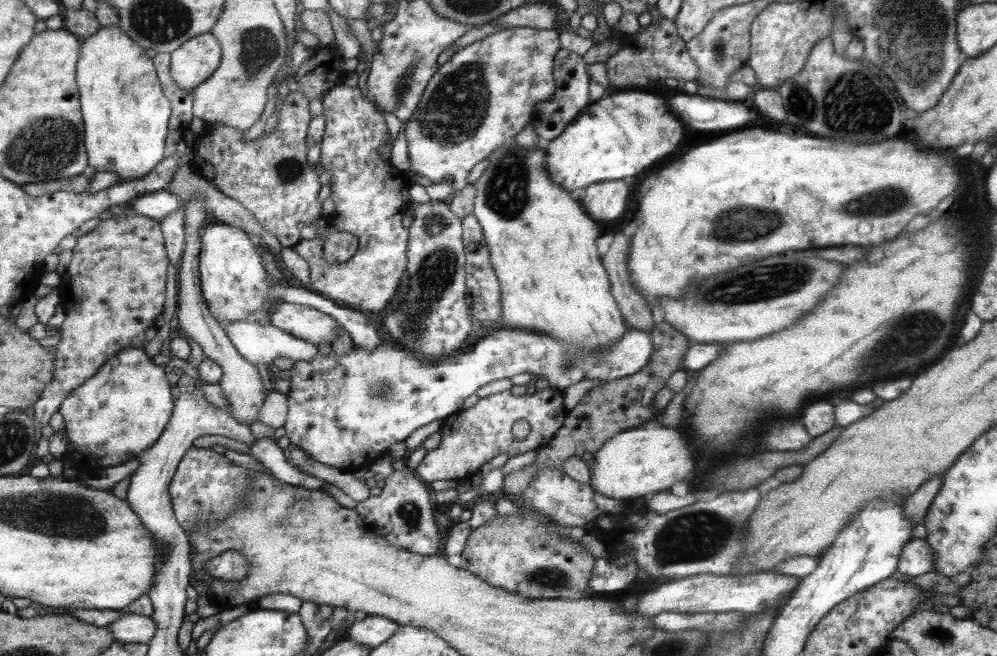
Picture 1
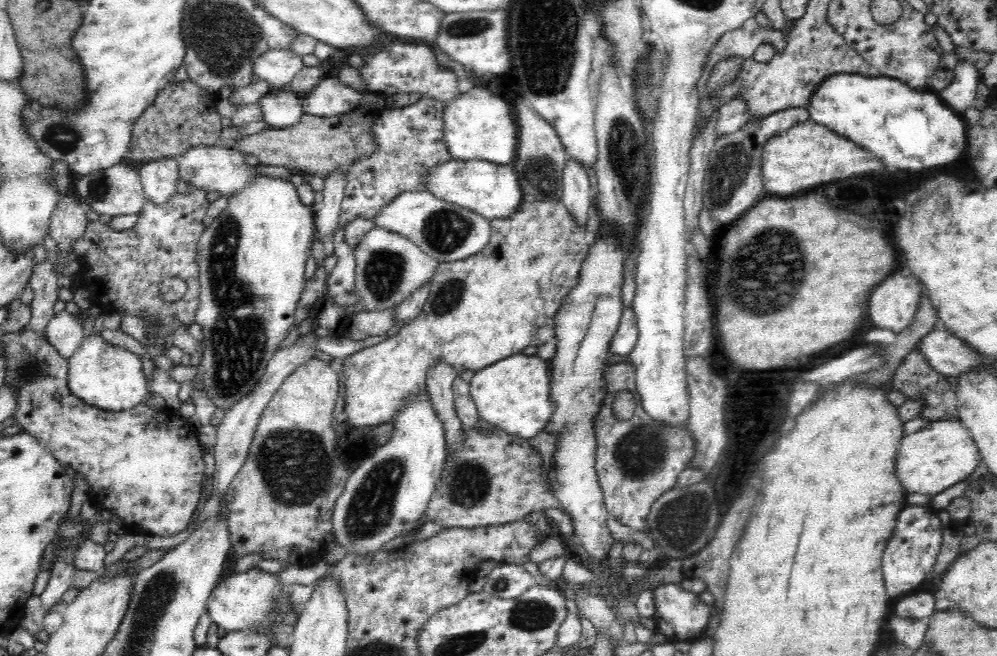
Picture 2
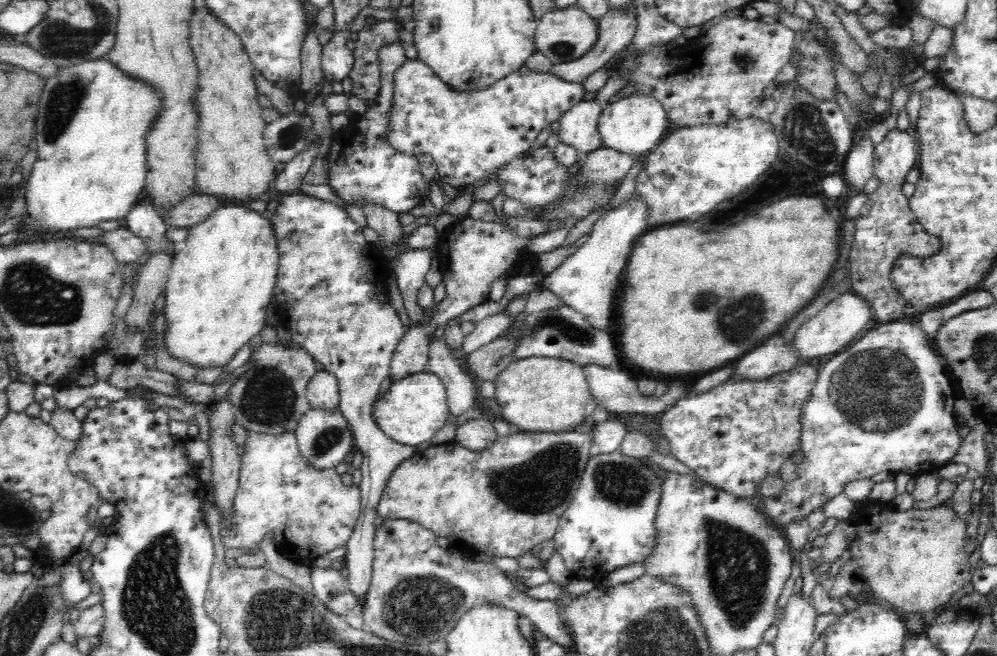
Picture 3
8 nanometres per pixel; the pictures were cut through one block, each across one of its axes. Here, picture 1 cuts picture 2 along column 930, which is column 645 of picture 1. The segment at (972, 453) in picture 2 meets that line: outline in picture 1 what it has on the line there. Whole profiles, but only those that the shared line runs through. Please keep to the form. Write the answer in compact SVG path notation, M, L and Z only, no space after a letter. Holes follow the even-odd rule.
M653 420L617 434L593 453L595 459L590 466L589 484L596 488L596 492L617 501L633 500L668 490L674 482L686 480L696 466L696 460L692 462L692 448L688 440L680 428L665 427Z

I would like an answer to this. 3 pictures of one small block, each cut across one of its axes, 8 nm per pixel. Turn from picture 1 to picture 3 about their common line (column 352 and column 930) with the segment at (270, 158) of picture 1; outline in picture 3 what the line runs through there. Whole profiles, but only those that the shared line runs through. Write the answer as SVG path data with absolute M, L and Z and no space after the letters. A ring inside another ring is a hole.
M897 128L890 130L882 142L877 144L874 149L874 177L880 180L881 184L875 191L869 194L866 204L862 206L856 221L856 238L854 246L850 250L850 286L856 295L864 298L872 310L874 316L882 323L898 321L904 314L906 305L904 296L900 295L899 288L892 282L892 269L895 268L896 261L906 253L913 258L932 258L932 255L940 250L940 241L933 234L928 234L923 226L916 220L914 213L909 205L909 198L904 196L901 191L902 183L908 171L915 165L916 148L914 138L907 131L900 131Z

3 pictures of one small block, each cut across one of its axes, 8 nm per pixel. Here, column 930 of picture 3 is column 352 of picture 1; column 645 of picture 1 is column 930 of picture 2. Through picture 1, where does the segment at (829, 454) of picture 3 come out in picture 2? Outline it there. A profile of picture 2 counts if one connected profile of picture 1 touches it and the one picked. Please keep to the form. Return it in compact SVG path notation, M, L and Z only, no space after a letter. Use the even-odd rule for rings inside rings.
M932 330L917 343L925 364L946 377L957 376L974 366L980 353L948 330Z

